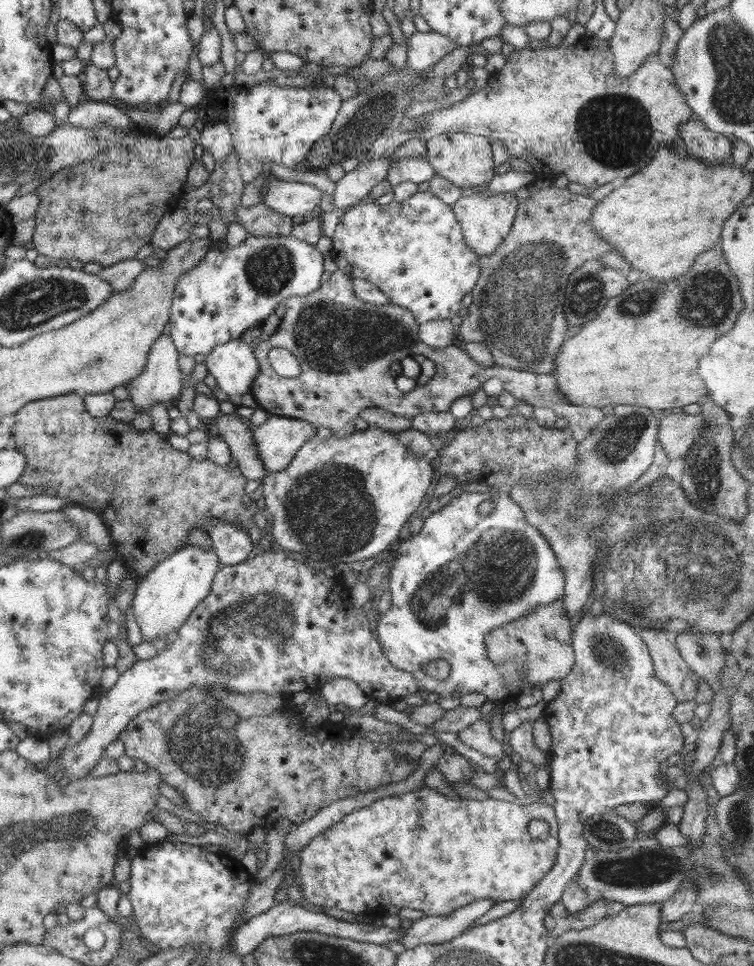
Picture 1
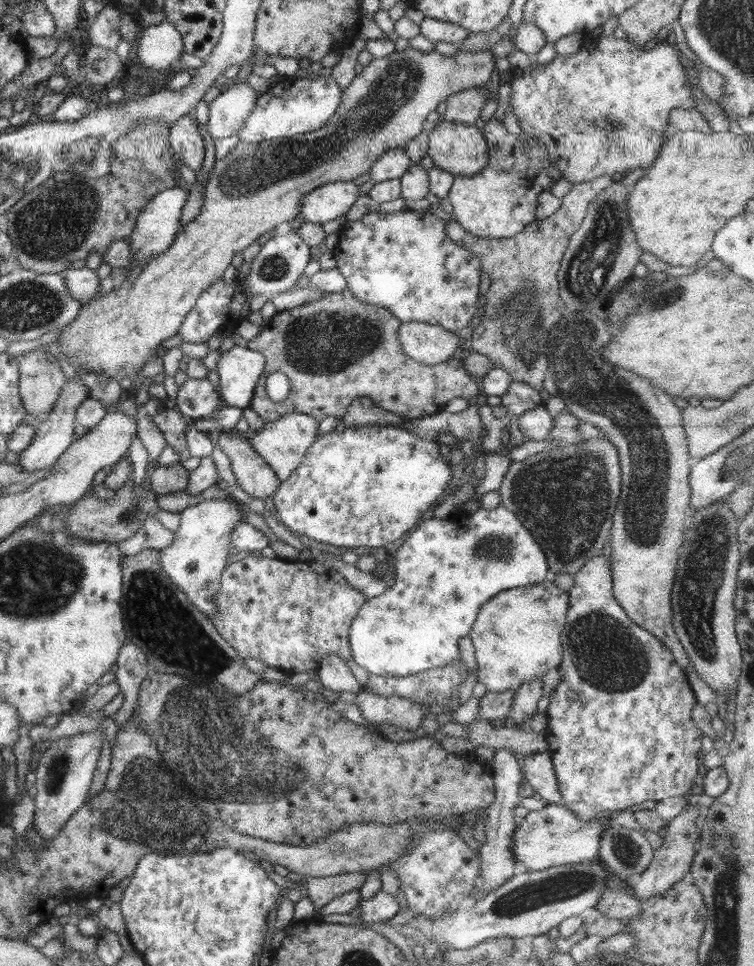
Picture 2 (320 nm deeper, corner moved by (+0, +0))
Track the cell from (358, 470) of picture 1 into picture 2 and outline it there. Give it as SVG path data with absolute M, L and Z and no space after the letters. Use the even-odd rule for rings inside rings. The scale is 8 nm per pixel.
M356 425L346 427L342 433L334 429L317 435L302 463L286 480L281 481L272 502L280 523L296 535L306 535L336 547L378 548L392 544L420 522L422 514L450 484L453 469L449 457L440 453L439 442L416 436L406 425Z

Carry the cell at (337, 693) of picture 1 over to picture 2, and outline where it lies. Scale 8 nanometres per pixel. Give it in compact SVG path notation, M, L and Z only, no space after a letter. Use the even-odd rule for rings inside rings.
M328 653L322 657L317 670L319 681L323 684L325 693L334 697L342 692L358 694L362 686L350 672L336 653Z

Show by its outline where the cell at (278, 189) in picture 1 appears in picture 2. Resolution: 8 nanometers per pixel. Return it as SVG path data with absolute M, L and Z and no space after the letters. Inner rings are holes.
M353 181L324 184L300 199L300 214L307 222L323 225L345 217L360 196Z

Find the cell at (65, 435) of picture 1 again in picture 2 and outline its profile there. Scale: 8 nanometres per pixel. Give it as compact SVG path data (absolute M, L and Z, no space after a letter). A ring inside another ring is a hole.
M42 346L26 352L17 359L19 366L19 396L22 399L24 408L28 414L44 419L55 407L59 399L59 392L67 378L62 373L60 366L47 357L47 352Z

